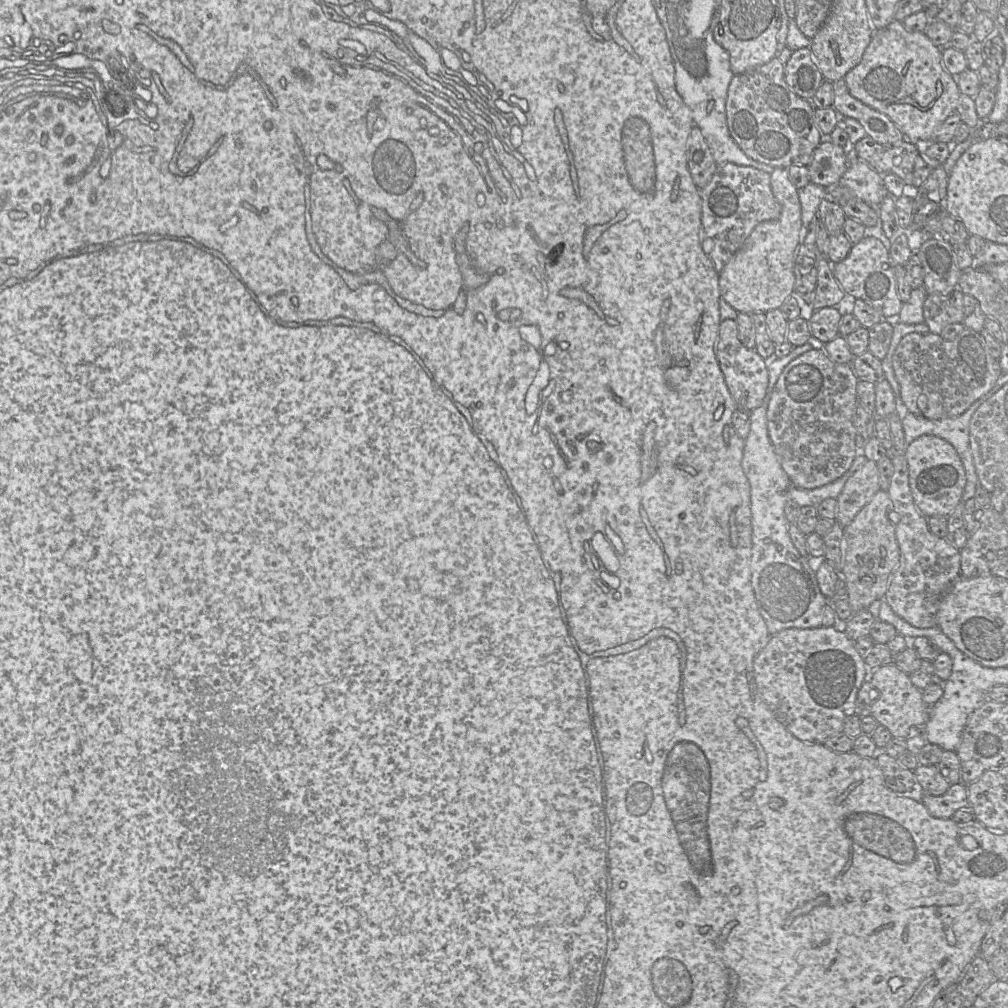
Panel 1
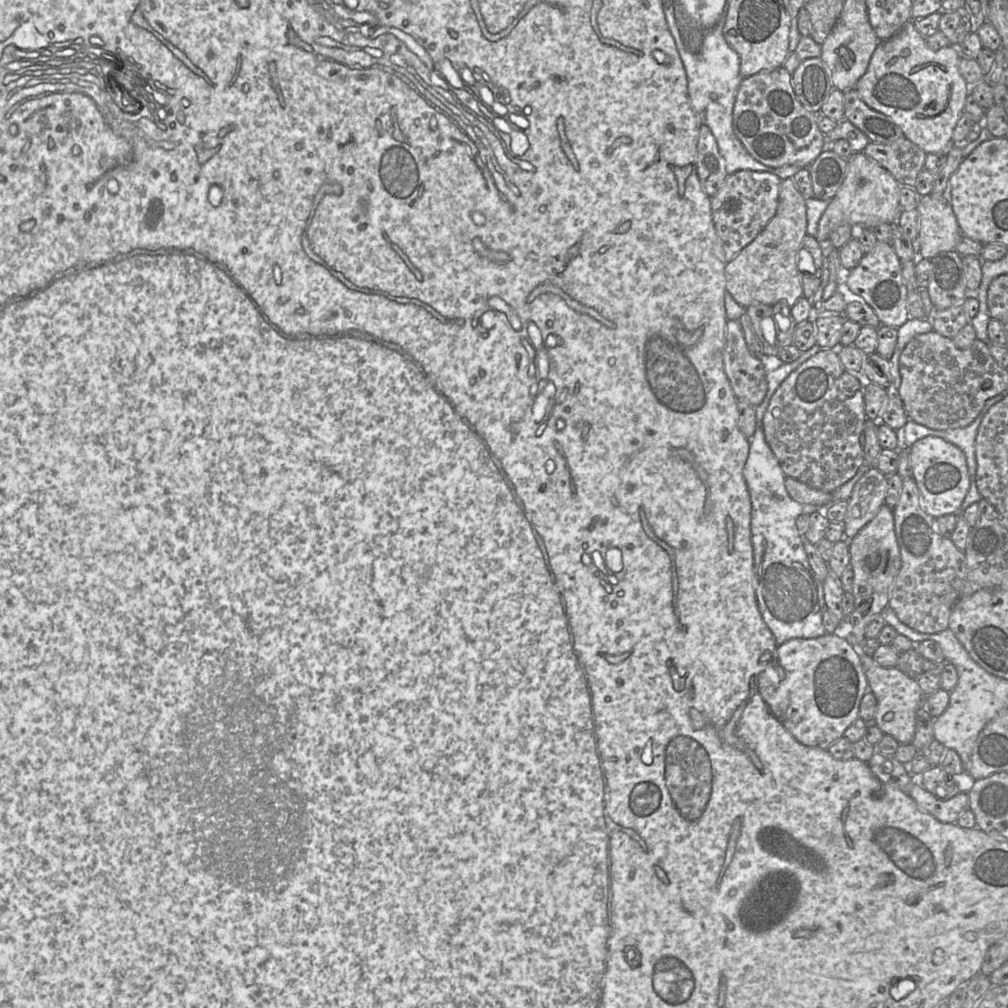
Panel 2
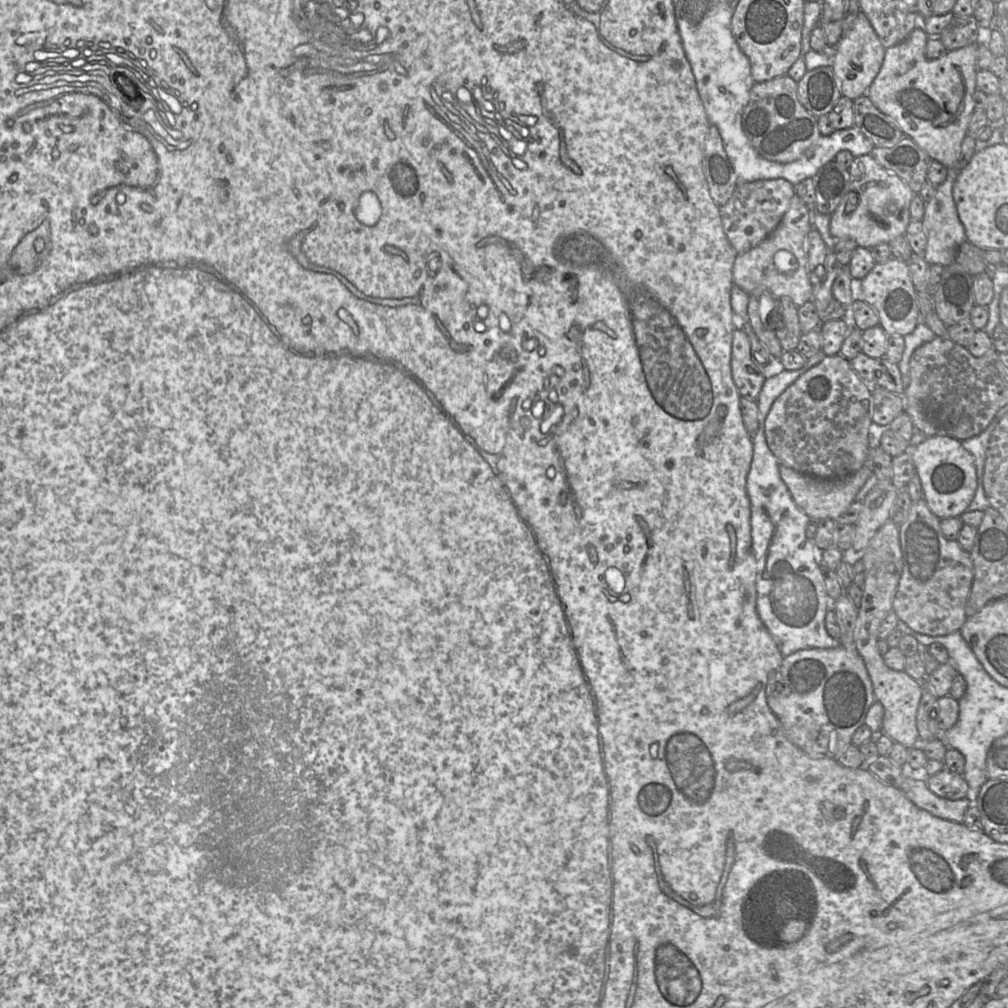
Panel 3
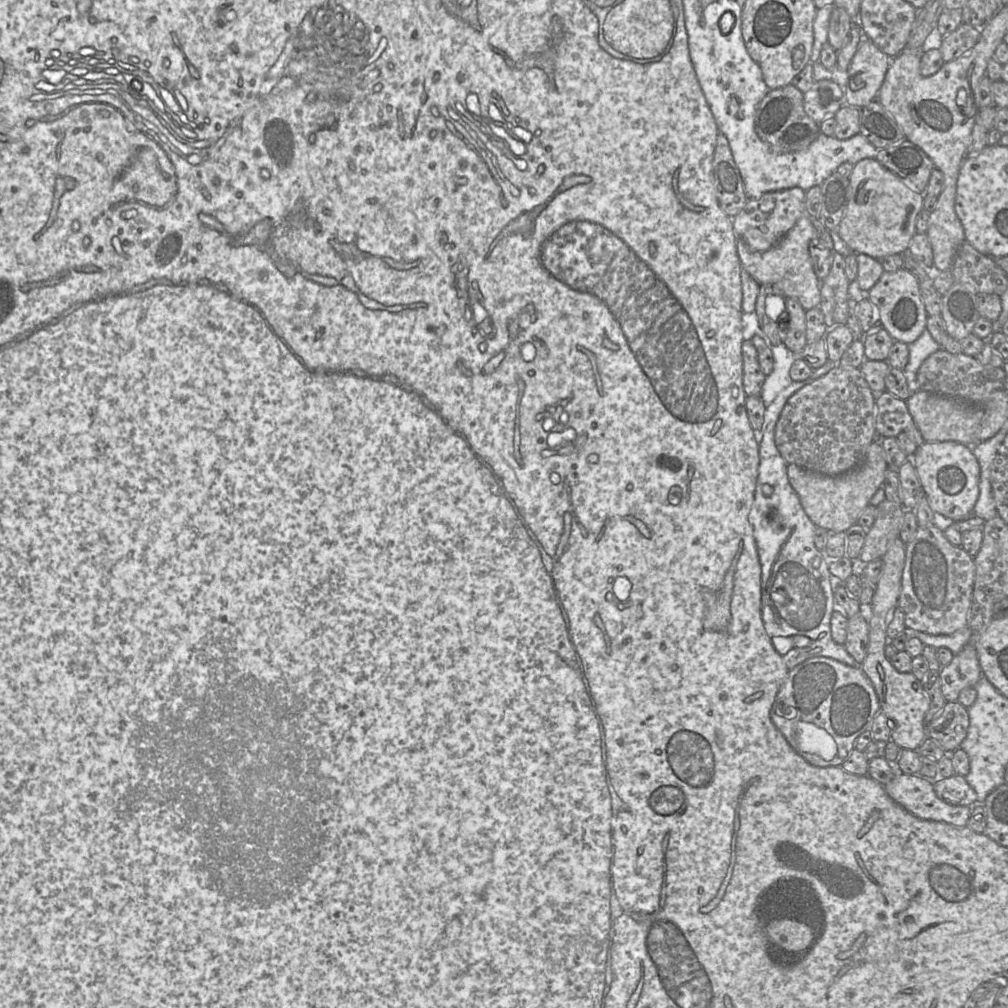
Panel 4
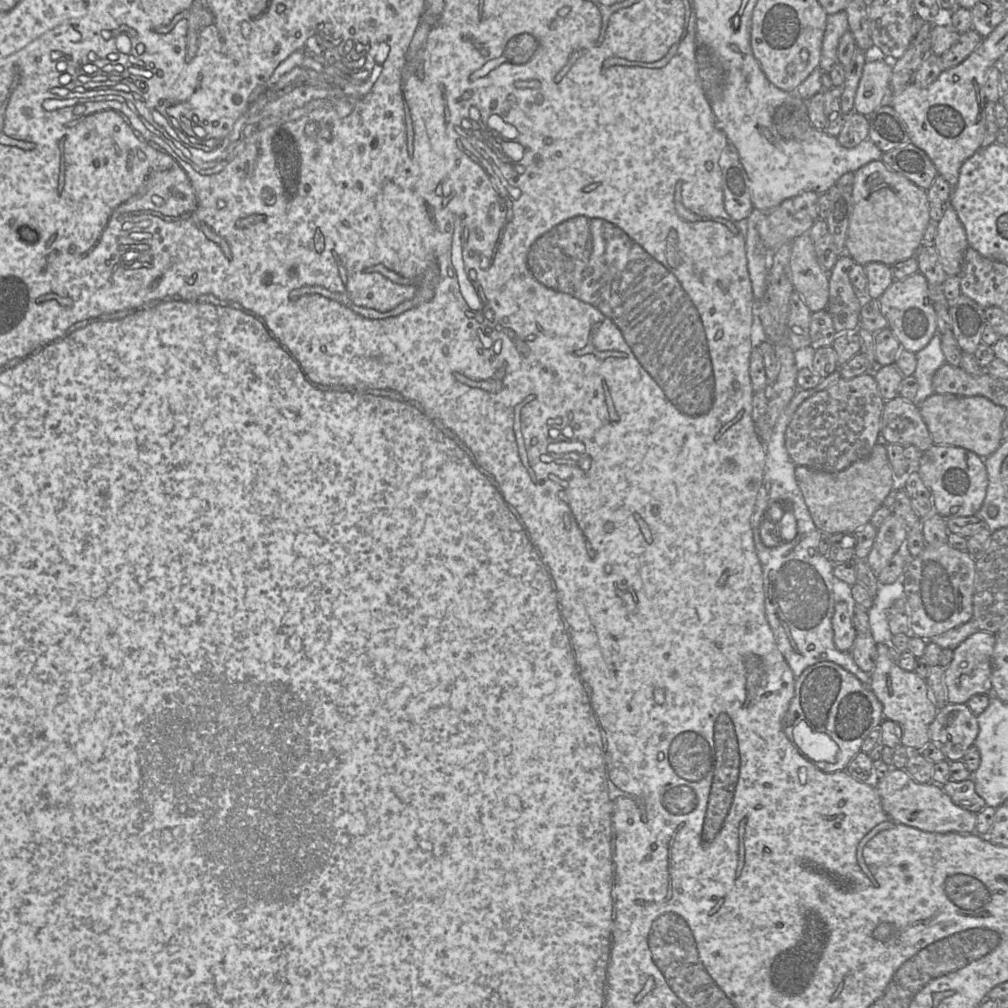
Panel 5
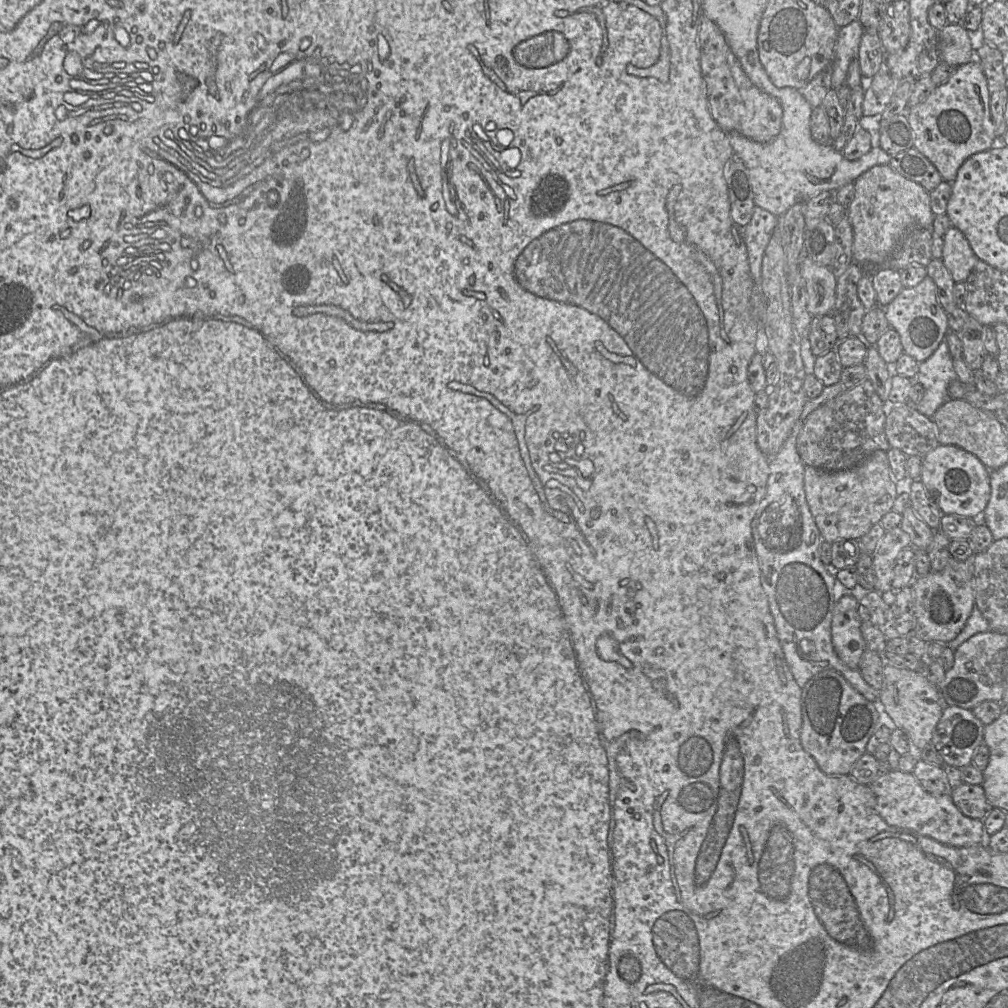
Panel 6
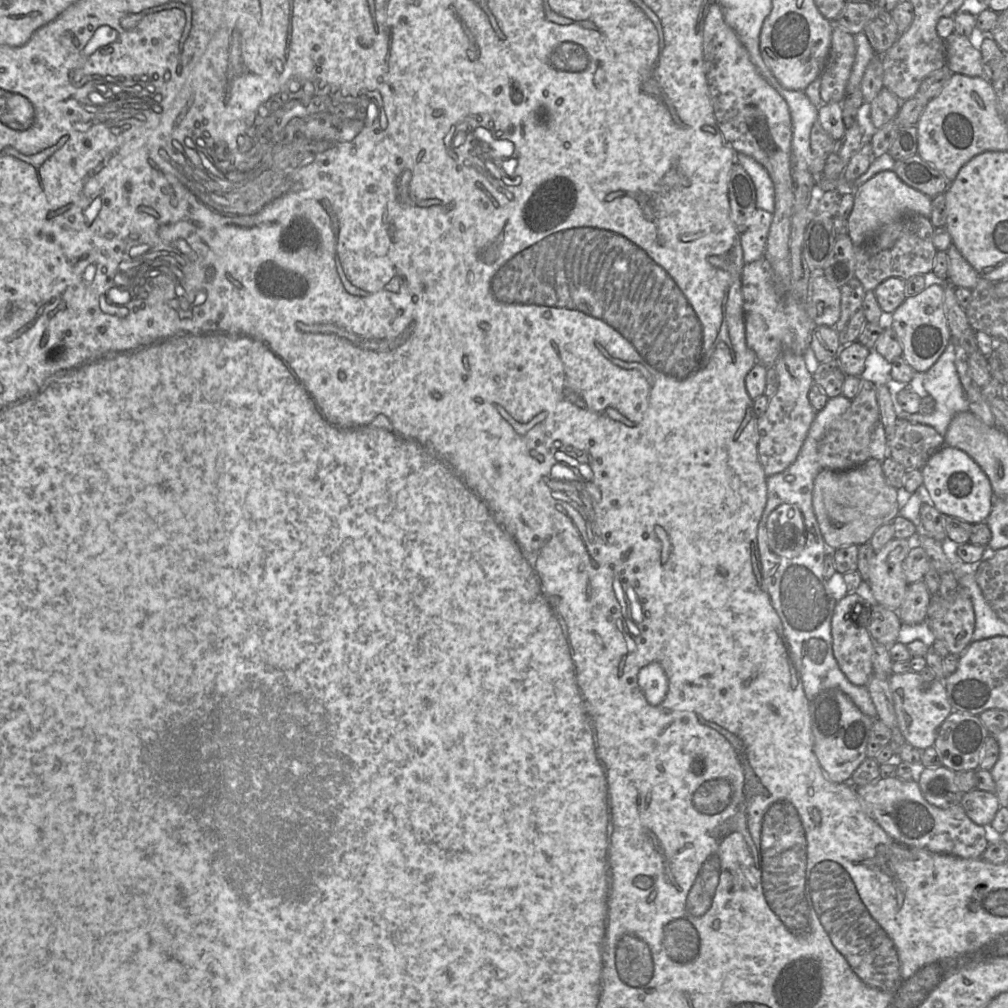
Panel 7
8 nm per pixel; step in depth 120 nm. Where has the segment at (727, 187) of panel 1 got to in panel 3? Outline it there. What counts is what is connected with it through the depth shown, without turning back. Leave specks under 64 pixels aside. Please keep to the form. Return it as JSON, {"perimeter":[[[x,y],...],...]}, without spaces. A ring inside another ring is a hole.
{"perimeter":[[[783,178],[738,184],[728,202],[720,206],[724,232],[737,255],[757,246],[778,226],[795,195],[795,187]]]}

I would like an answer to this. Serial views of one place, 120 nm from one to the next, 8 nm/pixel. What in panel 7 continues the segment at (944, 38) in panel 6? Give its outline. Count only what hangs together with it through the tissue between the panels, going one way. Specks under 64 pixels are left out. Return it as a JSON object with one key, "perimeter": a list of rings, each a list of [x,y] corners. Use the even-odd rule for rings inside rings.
{"perimeter":[[[952,33],[945,39],[947,48],[947,67],[953,73],[971,77],[984,77],[982,56],[964,35]]]}

